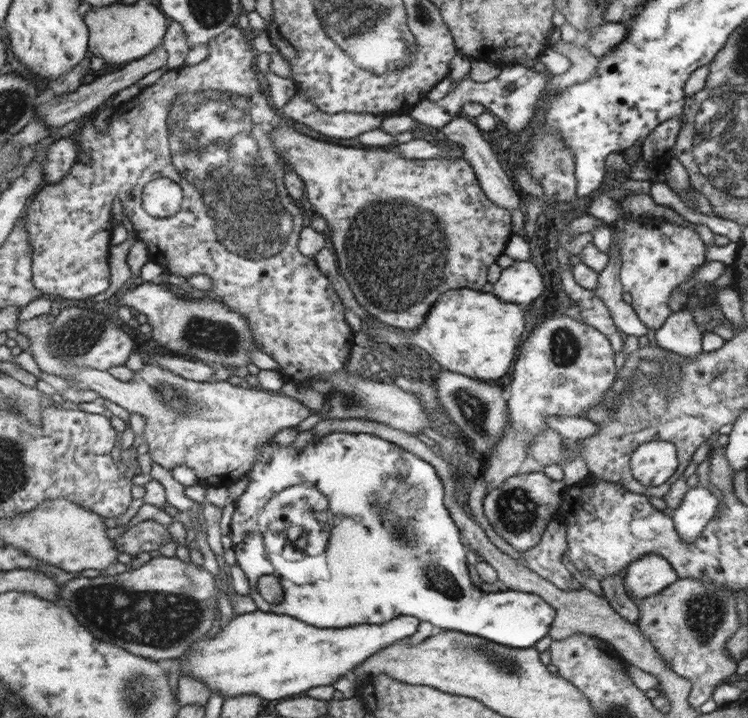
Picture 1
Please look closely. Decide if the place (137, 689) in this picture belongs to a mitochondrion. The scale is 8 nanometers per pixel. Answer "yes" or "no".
yes

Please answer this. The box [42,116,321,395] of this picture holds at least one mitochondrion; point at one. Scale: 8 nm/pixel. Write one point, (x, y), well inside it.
(75, 335)

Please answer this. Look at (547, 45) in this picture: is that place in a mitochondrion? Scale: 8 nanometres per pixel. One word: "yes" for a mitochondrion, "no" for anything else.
no

